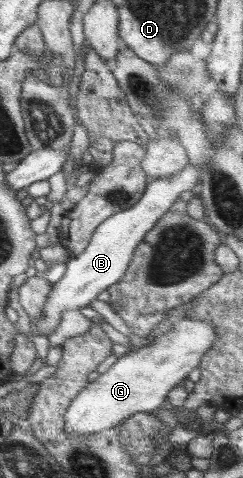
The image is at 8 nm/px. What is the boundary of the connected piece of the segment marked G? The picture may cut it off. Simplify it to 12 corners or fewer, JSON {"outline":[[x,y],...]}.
{"outline":[[182,318],[120,357],[70,402],[90,435],[166,405],[214,343]]}

